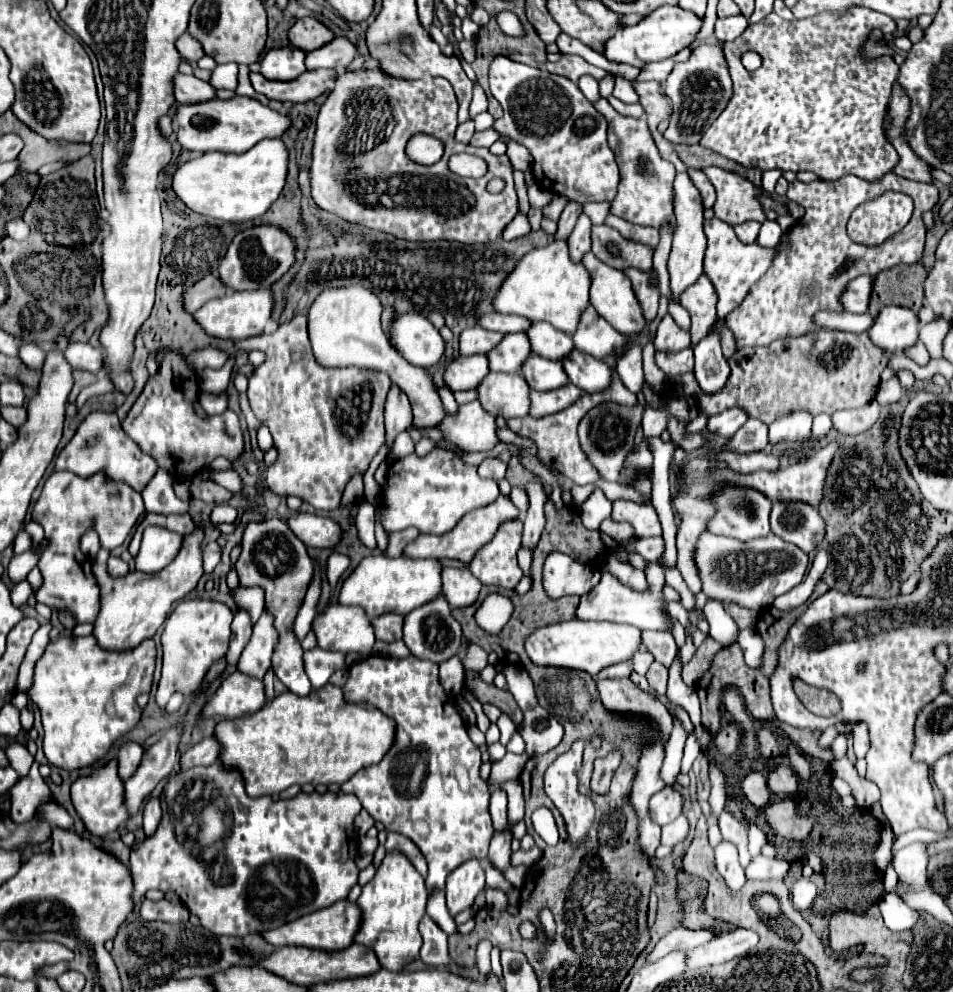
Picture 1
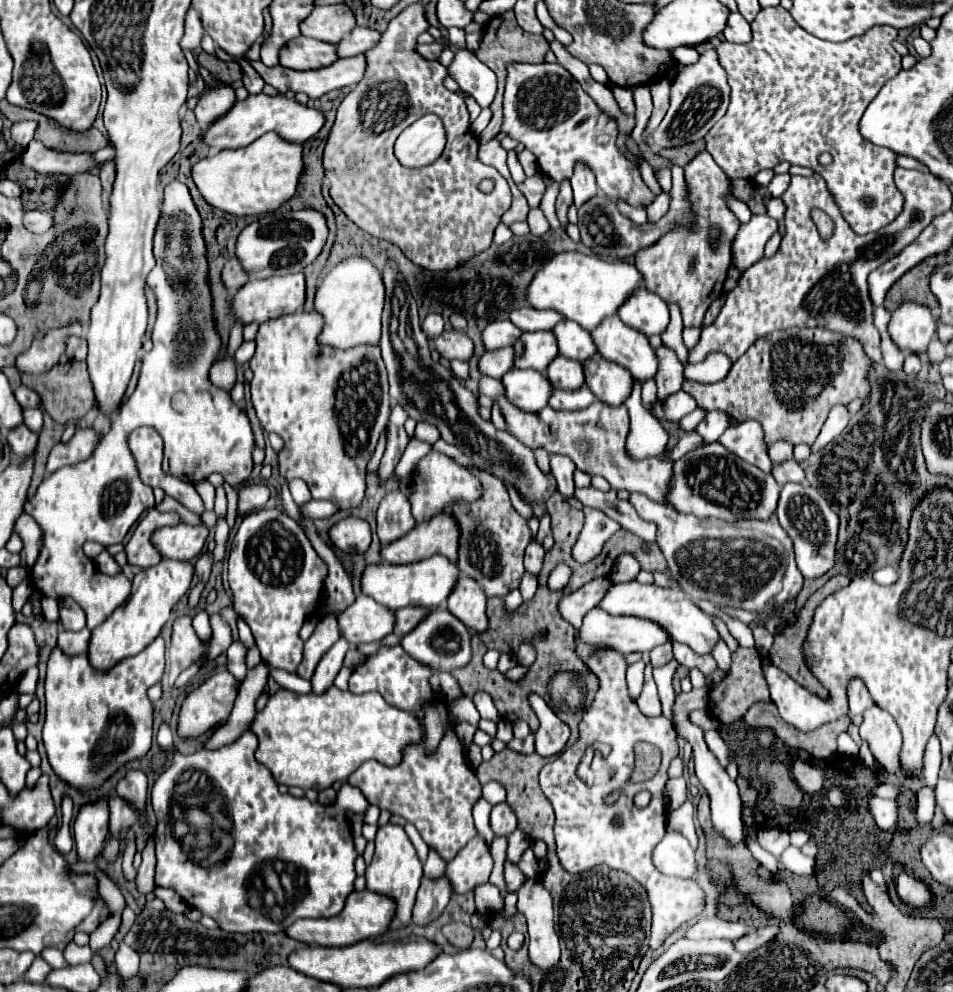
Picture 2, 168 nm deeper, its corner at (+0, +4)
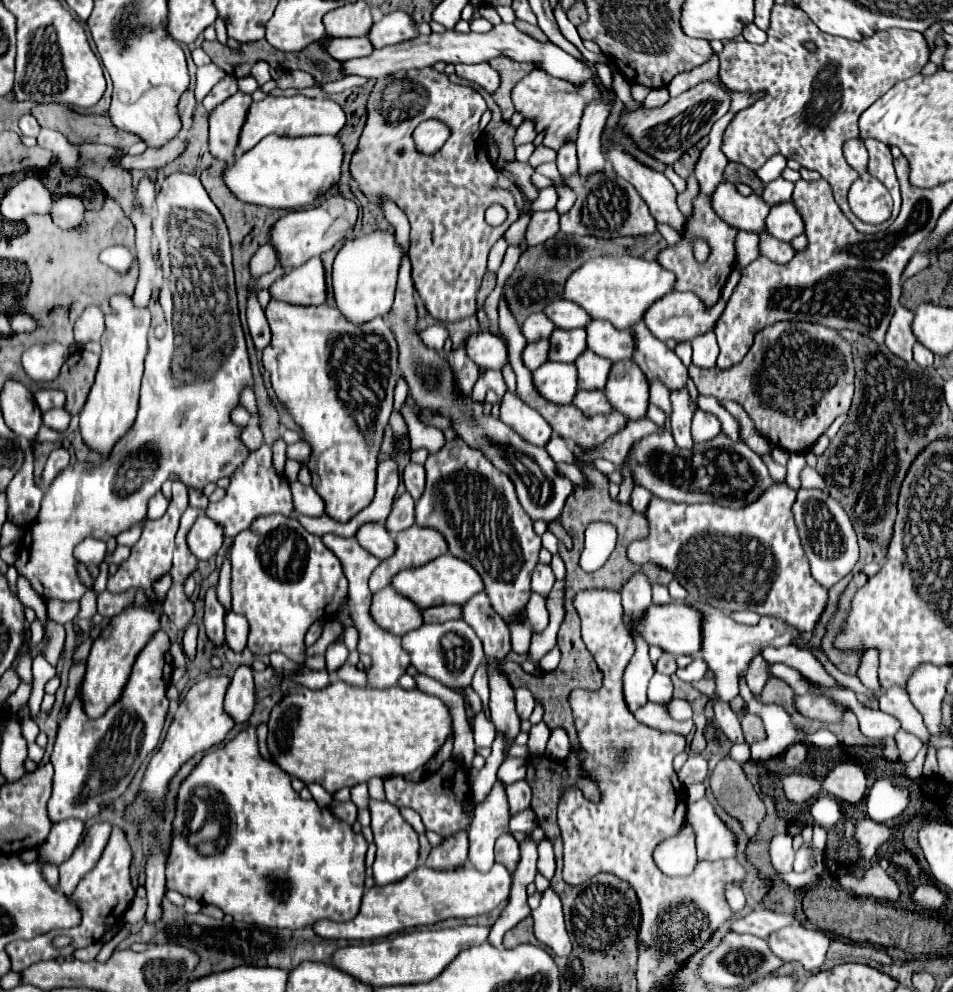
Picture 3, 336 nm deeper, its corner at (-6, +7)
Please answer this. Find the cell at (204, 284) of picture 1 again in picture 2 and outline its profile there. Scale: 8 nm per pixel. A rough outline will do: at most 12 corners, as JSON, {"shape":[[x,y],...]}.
{"shape":[[238,258],[226,262],[222,280],[232,294],[248,282]]}

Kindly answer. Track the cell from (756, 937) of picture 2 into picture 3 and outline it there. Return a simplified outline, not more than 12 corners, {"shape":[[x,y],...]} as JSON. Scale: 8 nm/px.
{"shape":[[798,923],[768,935],[782,961],[818,969],[830,937]]}

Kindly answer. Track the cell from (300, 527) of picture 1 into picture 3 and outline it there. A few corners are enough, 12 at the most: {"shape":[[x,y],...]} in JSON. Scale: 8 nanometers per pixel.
{"shape":[[364,523],[356,541],[378,559],[394,551],[382,523]]}

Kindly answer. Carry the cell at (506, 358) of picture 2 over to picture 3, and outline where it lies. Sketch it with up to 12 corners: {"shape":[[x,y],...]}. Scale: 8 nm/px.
{"shape":[[546,339],[528,343],[522,351],[524,365],[534,371],[546,361]]}

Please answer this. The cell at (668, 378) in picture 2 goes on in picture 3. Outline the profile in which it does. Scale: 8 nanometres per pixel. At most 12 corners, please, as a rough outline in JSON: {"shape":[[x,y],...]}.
{"shape":[[688,389],[670,391],[670,425],[680,449],[694,445],[690,435],[696,405]]}

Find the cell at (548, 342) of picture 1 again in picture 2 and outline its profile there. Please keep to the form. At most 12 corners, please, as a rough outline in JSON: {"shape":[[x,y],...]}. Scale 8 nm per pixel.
{"shape":[[572,320],[554,328],[560,354],[584,362],[598,352],[592,334]]}

